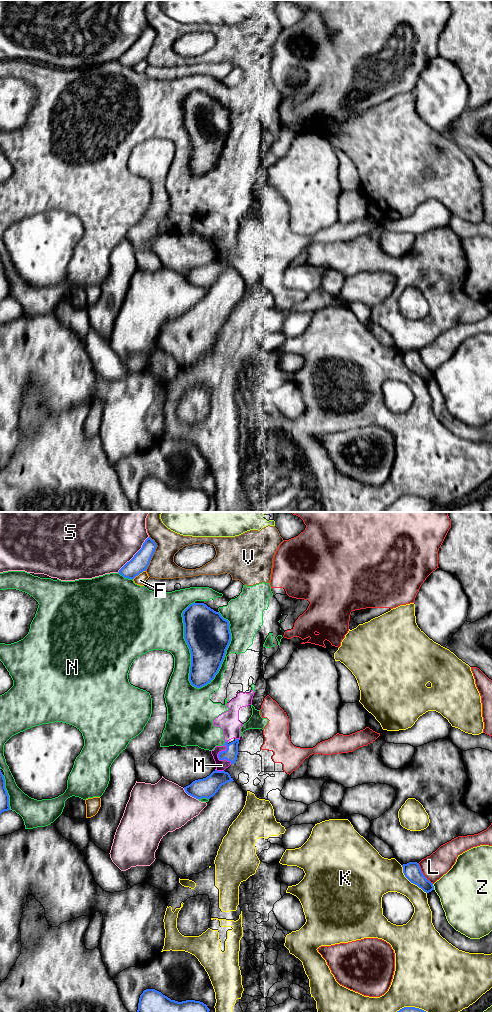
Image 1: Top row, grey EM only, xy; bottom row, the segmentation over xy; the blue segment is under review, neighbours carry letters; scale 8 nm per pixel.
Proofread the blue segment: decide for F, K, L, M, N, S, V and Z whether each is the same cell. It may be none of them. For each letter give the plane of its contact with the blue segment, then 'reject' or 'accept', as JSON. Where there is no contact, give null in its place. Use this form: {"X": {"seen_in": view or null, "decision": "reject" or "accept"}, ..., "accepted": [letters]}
{"F": {"seen_in": "xy", "decision": "reject"}, "K": {"seen_in": "xy", "decision": "reject"}, "L": {"seen_in": "xy", "decision": "reject"}, "M": {"seen_in": "xy", "decision": "reject"}, "N": {"seen_in": "xy", "decision": "reject"}, "S": {"seen_in": "xy", "decision": "reject"}, "V": {"seen_in": "xy", "decision": "reject"}, "Z": {"seen_in": "xy", "decision": "reject"}, "accepted": []}

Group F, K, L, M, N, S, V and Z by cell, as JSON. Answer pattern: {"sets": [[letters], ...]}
{"sets": [["F"], ["K", "V"], ["L", "M", "N"], ["S"], ["Z"]]}

